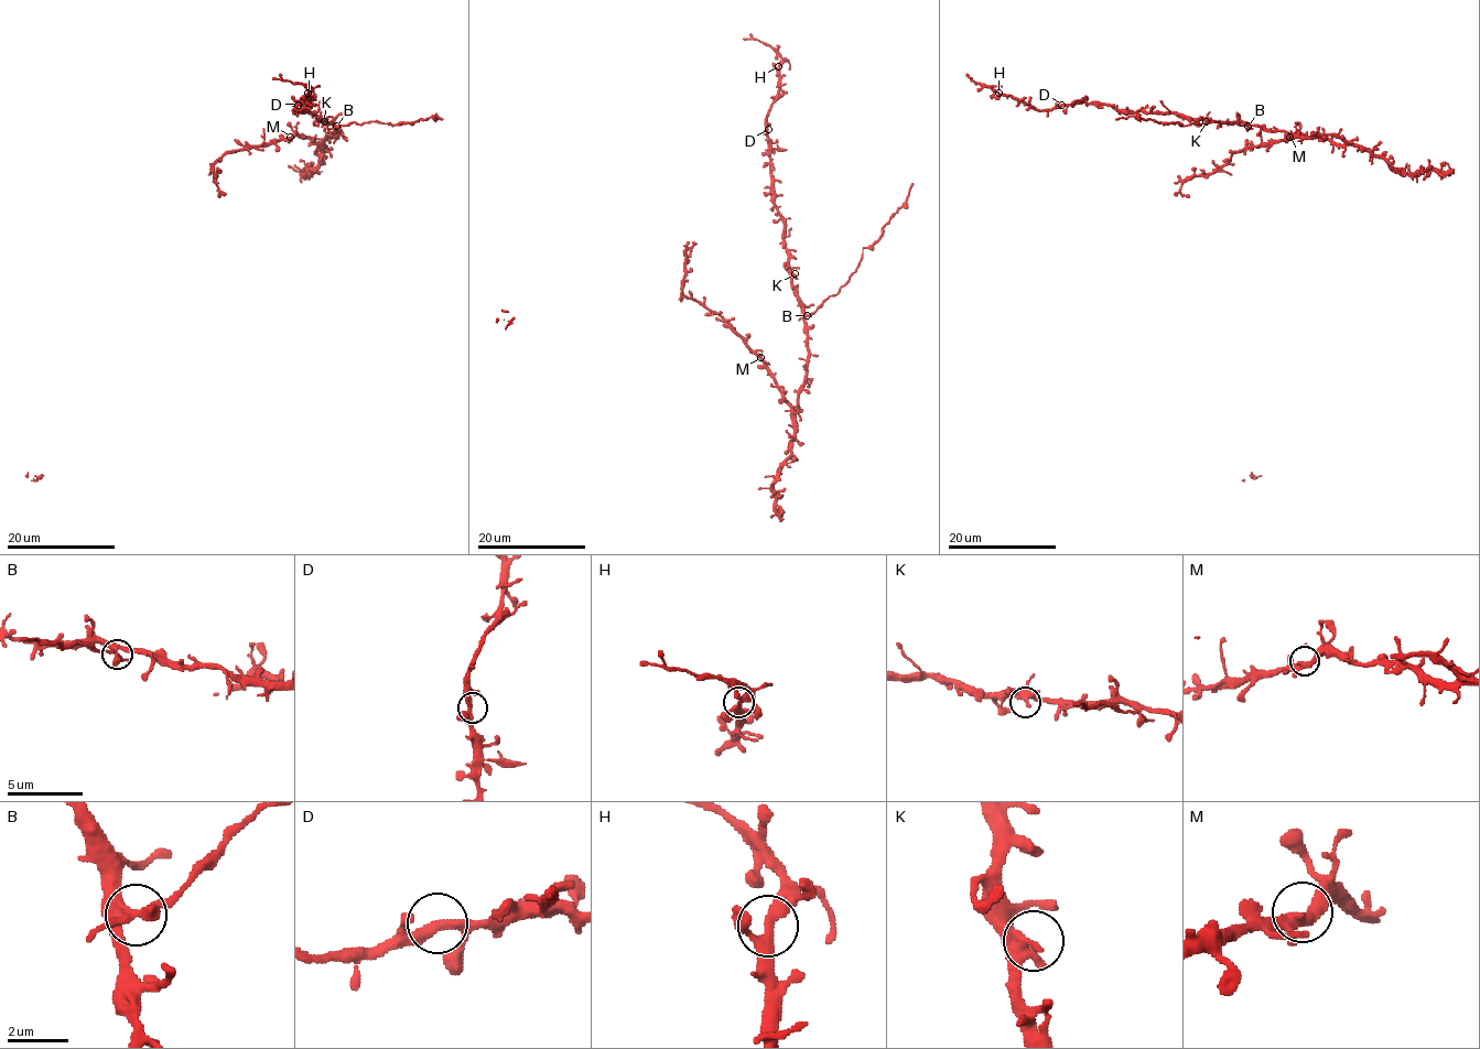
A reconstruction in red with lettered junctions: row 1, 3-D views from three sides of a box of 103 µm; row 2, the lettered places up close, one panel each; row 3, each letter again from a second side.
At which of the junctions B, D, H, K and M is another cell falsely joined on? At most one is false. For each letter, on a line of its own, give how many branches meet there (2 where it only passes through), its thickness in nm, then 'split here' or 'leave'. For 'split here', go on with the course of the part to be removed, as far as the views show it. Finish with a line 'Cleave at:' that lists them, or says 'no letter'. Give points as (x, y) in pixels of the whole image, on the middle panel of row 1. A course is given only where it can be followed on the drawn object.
B: 4 | 280 nm | split here | (807, 315), (836, 294), (861, 259), (862, 249), (879, 237), (883, 227), (905, 201), (914, 183)
D: 3 | 280 nm | leave
H: 3 | 280 nm | leave
K: 4 | 320 nm | leave
M: 3 | 320 nm | leave
Cleave at: B

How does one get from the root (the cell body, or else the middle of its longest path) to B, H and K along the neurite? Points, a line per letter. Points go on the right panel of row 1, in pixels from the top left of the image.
B: (1289, 138), (1307, 136), (1343, 143), (1332, 136), (1294, 137), (1284, 131), (1248, 126)
H: (1289, 138), (1343, 143), (1332, 136), (1294, 137), (1240, 121), (1117, 111), (1083, 101), (1036, 109), (998, 93)
K: (1289, 138), (1307, 136), (1343, 143), (1332, 136), (1294, 137), (1240, 121), (1206, 121)

